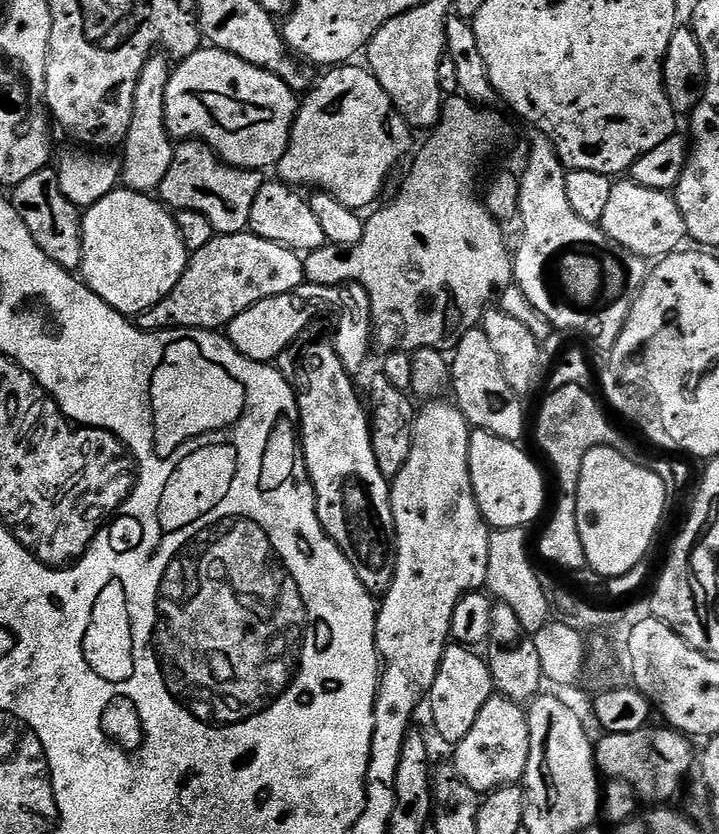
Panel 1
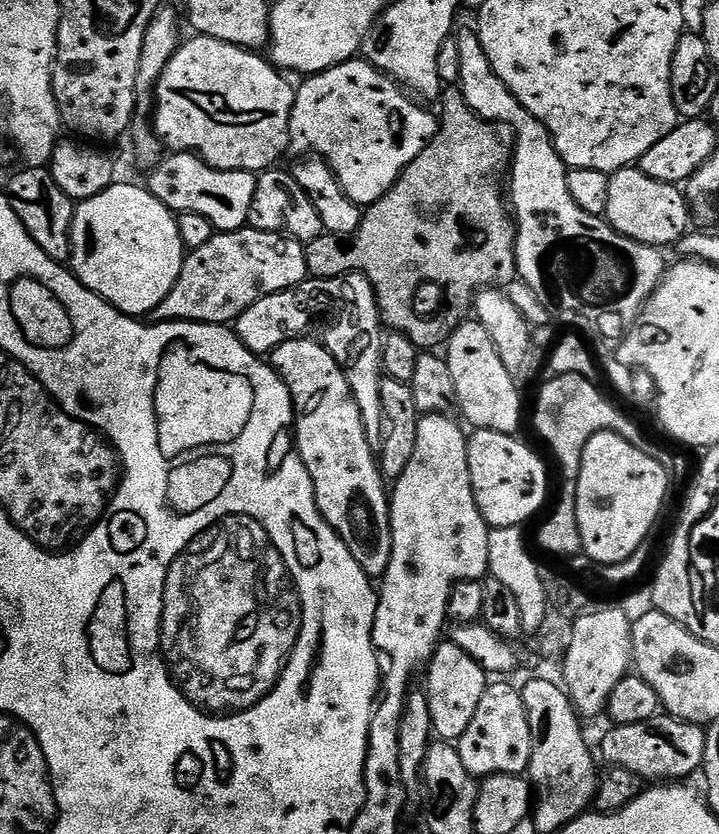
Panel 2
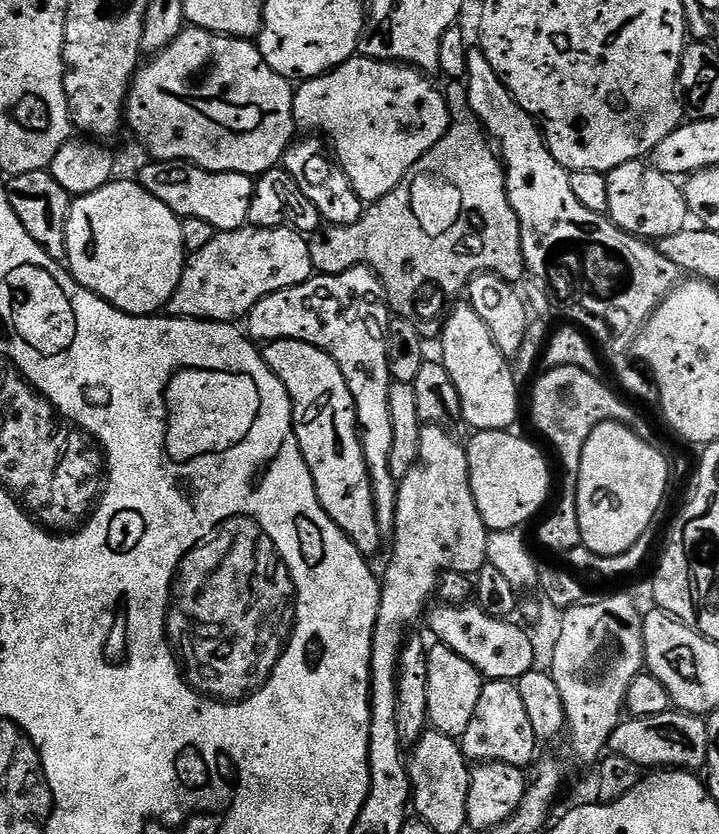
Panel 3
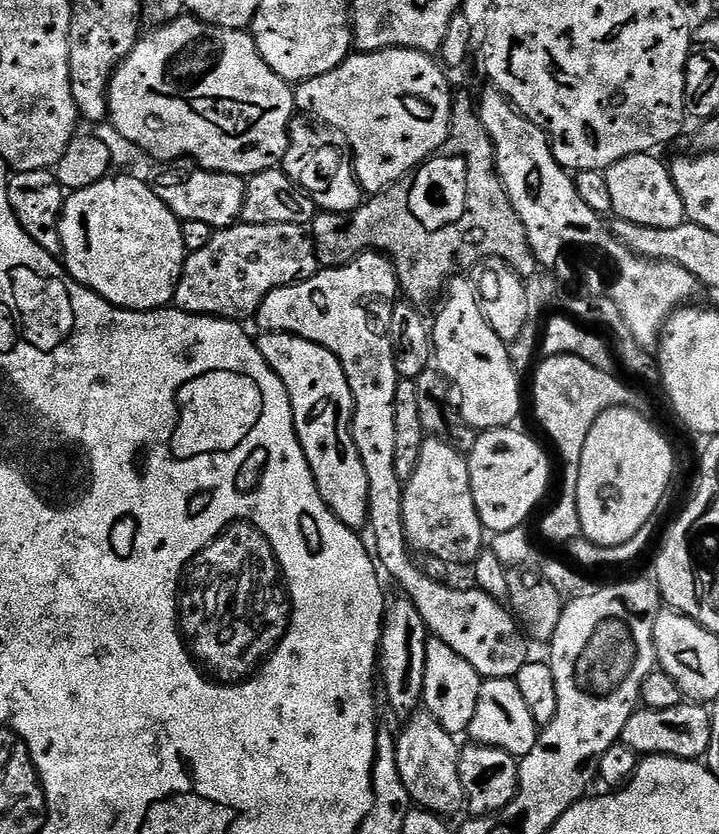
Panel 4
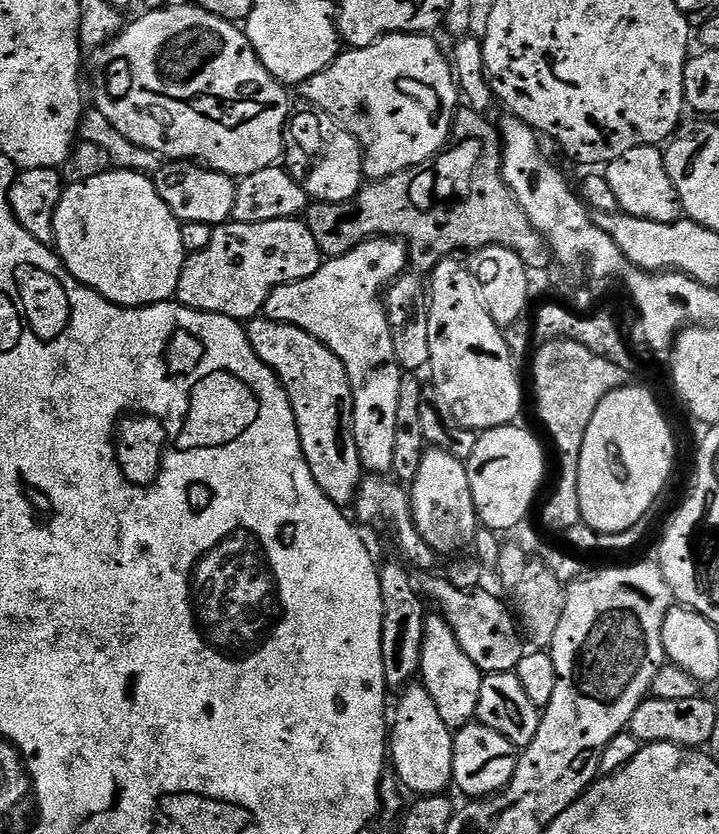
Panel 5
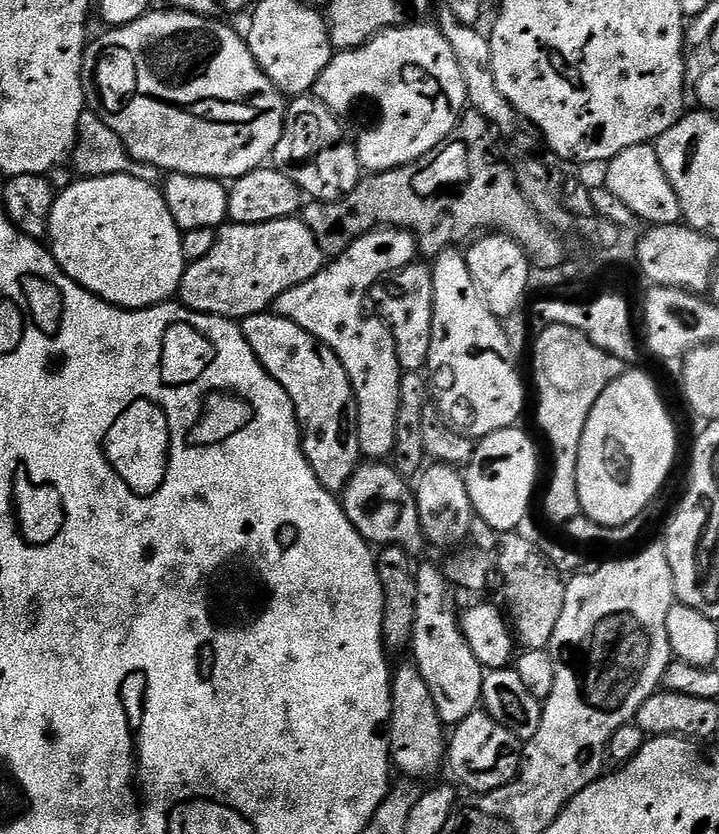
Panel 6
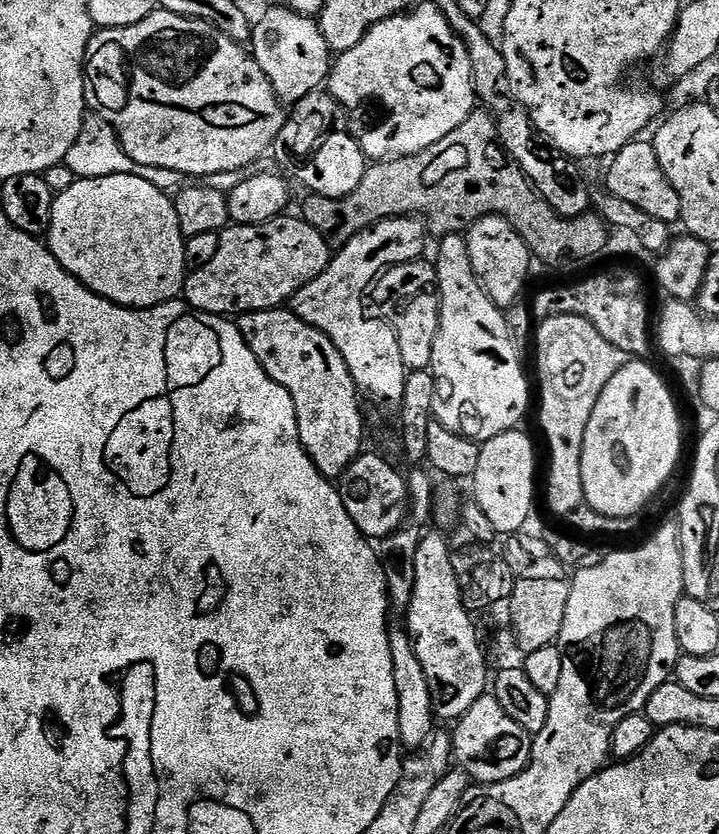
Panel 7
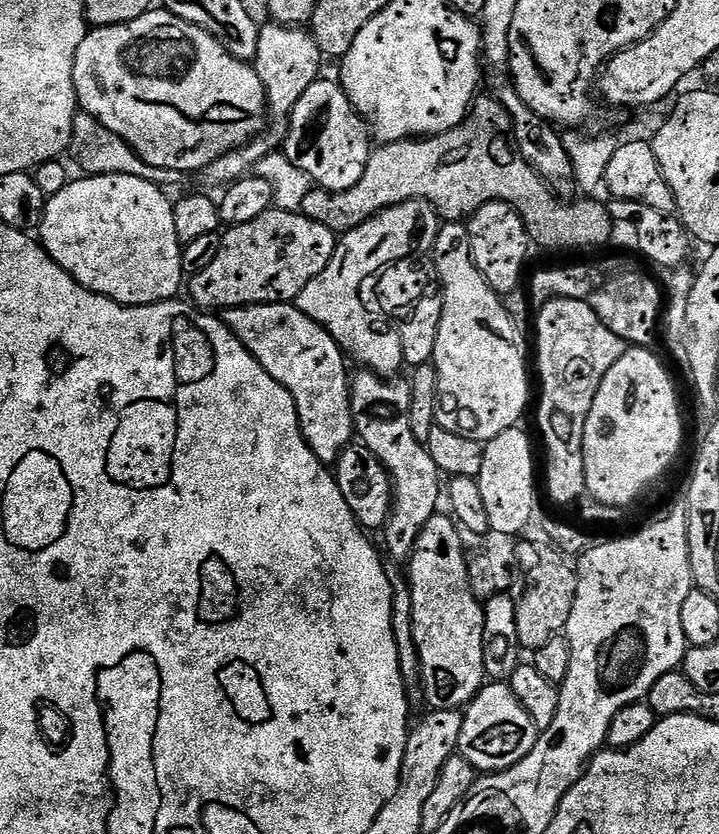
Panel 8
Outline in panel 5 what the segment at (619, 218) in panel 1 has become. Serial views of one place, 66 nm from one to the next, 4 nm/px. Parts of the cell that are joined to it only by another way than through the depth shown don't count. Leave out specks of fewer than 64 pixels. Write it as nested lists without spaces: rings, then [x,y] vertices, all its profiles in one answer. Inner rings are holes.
[[[659,147],[635,148],[622,154],[622,158],[607,165],[606,175],[610,190],[614,190],[614,198],[618,198],[621,213],[668,224],[681,219],[678,190],[674,190],[674,182],[670,182],[670,174],[664,165],[664,154]]]

